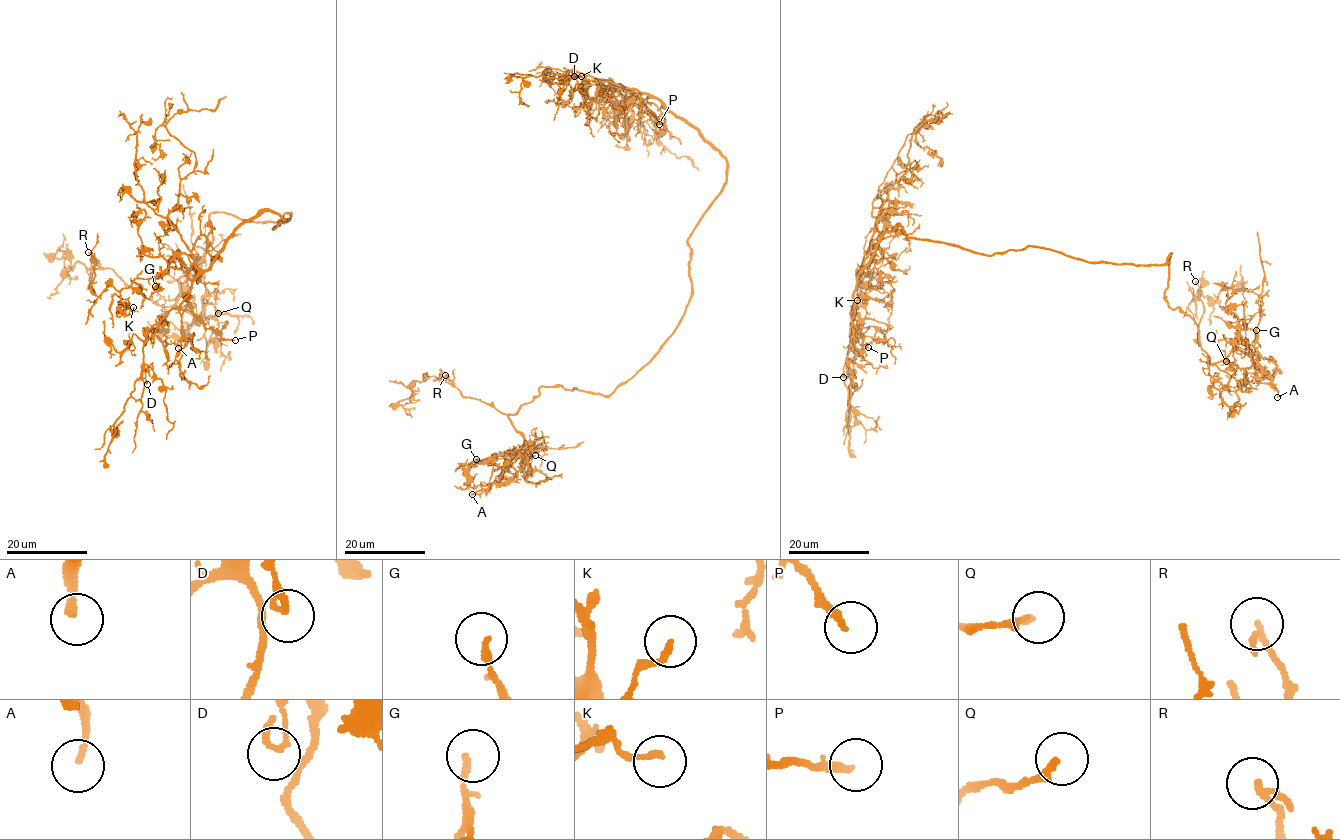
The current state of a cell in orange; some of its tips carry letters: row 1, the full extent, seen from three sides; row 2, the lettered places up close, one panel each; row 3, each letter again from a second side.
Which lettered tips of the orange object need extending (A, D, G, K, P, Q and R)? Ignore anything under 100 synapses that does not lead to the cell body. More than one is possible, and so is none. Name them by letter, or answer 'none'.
A

